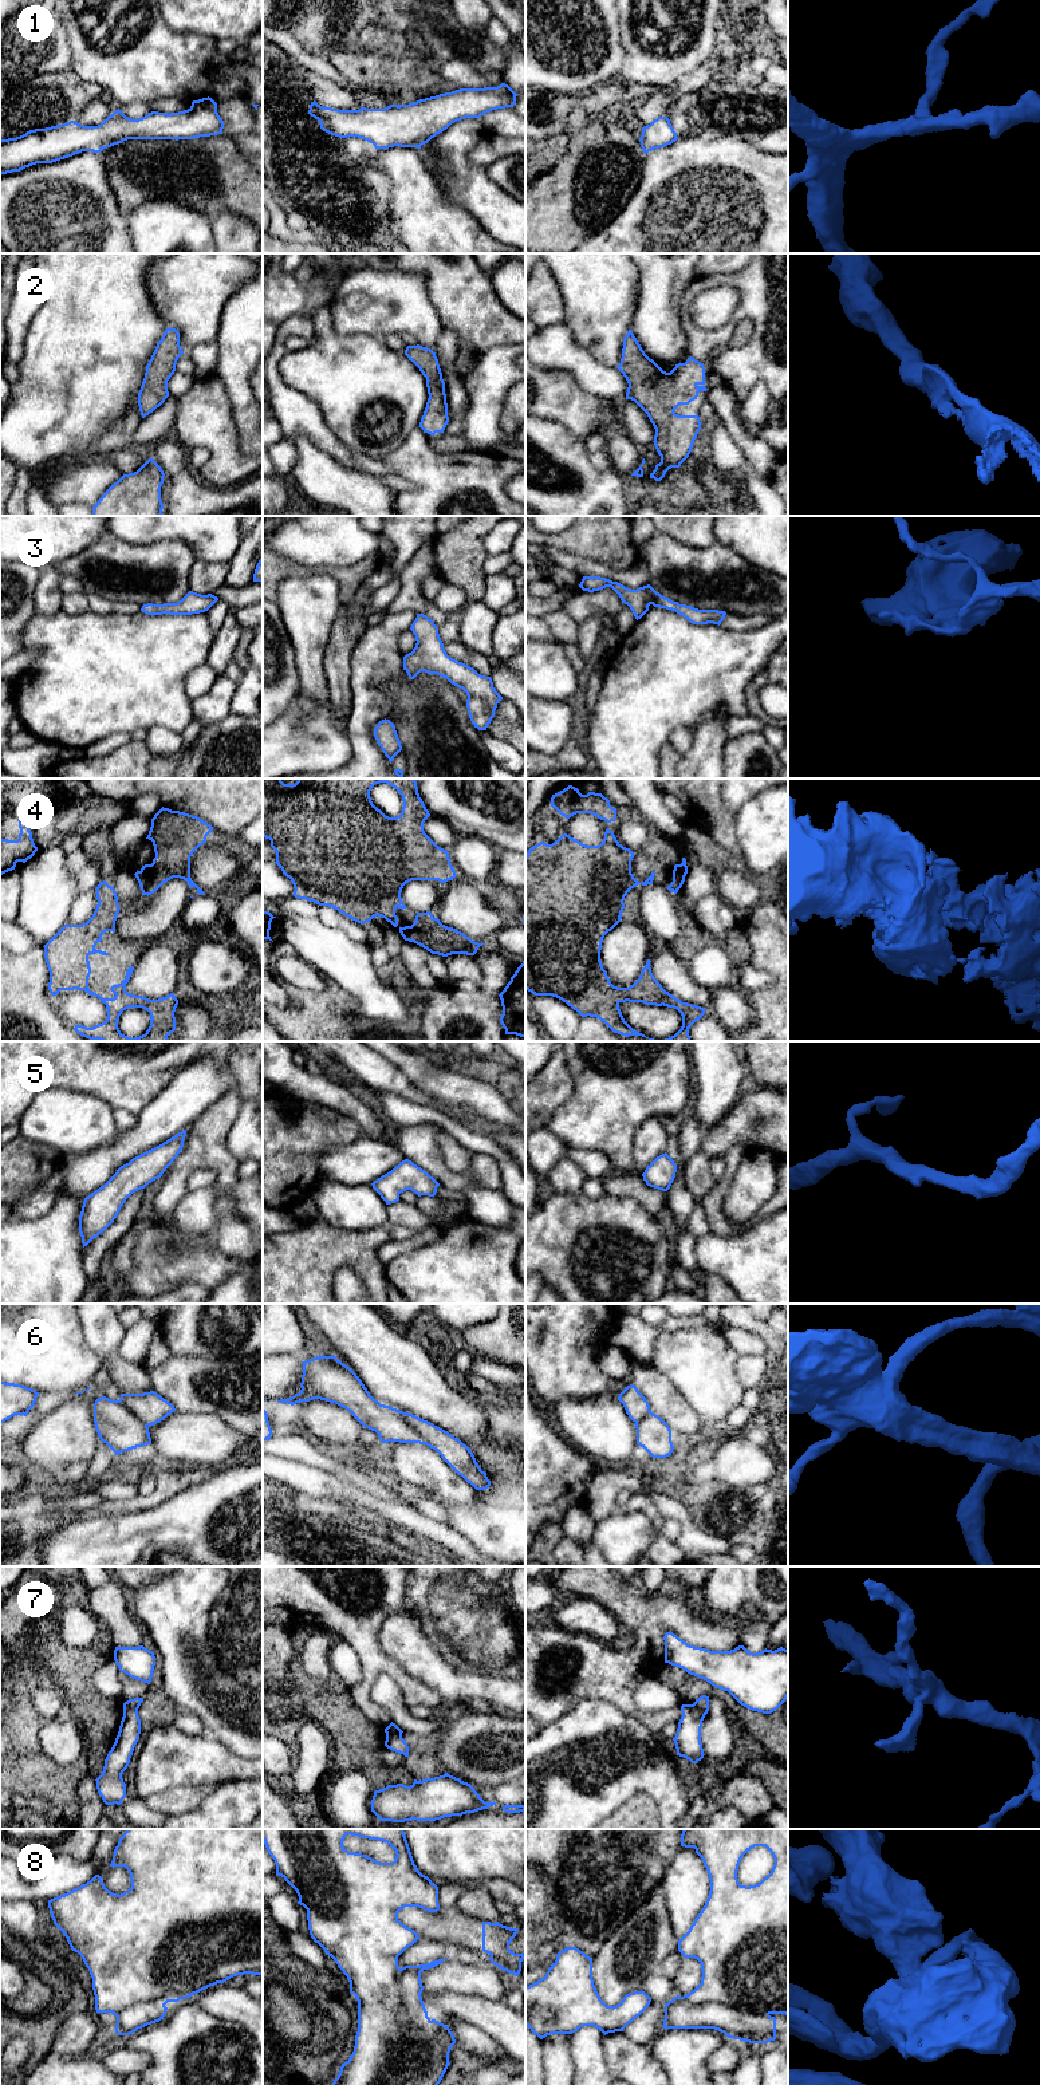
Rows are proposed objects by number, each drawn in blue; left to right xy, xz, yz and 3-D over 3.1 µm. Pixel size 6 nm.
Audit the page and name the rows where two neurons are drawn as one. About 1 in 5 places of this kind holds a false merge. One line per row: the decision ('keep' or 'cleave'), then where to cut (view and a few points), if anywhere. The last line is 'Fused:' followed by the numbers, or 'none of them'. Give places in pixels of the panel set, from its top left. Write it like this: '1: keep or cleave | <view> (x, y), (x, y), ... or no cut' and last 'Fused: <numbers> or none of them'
1: keep | no cut
2: keep | no cut
3: keep | no cut
4: keep | no cut
5: keep | no cut
6: keep | no cut
7: cleave | xz (401, 1734), (386, 1737)
8: keep | no cut
Fused: 7

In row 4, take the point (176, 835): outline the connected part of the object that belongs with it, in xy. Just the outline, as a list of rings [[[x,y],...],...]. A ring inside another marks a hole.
[[[162,807],[151,819],[146,837],[153,842],[155,858],[134,874],[142,894],[154,894],[173,878],[186,880],[198,895],[205,894],[190,878],[190,856],[212,831],[213,827],[197,816]]]

